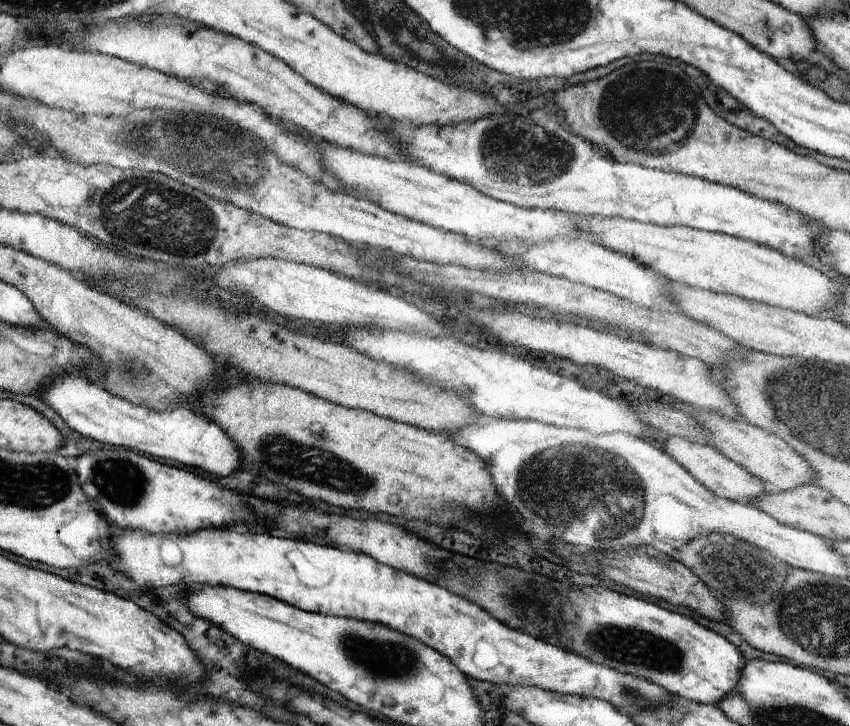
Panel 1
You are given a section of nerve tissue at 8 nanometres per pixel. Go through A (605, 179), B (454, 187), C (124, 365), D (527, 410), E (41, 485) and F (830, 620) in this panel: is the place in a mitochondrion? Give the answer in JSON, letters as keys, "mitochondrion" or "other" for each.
{"A":"other","B":"other","C":"mitochondrion","D":"other","E":"mitochondrion","F":"mitochondrion"}

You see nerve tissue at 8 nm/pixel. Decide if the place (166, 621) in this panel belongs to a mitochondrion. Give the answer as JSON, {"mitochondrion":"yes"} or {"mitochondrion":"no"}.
{"mitochondrion":"no"}

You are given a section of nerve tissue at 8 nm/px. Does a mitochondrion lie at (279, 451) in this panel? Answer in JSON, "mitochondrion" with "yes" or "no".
{"mitochondrion":"yes"}

